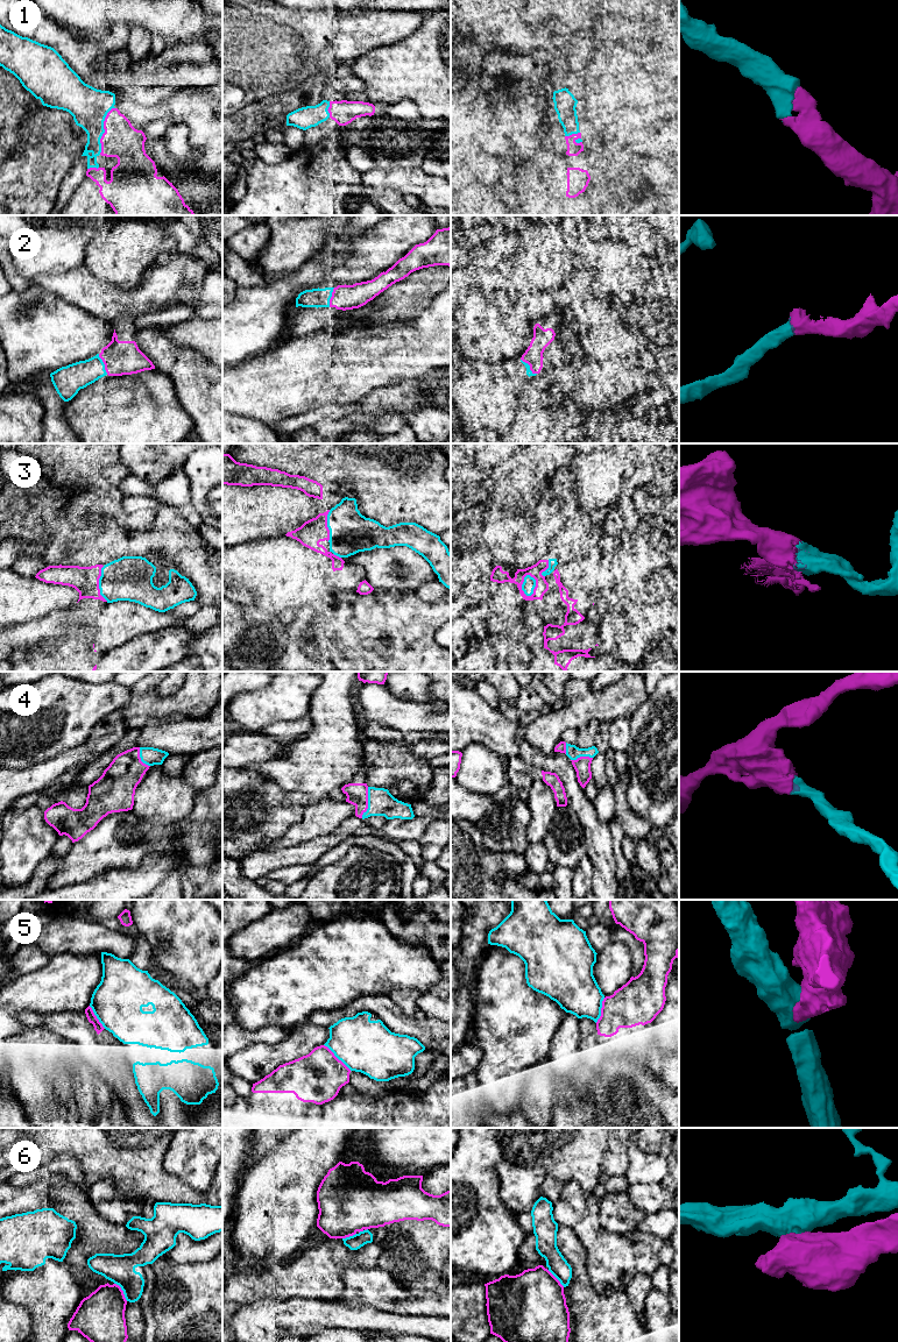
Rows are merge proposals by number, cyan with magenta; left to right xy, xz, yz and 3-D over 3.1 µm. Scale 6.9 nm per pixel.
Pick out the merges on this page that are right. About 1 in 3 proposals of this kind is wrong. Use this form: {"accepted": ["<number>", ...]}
{"accepted": ["1", "2", "3", "4"]}

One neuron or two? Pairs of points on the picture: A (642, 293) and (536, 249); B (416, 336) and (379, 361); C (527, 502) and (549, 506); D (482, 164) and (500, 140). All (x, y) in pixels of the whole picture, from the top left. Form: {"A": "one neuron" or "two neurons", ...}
{"A": "one neuron", "B": "one neuron", "C": "two neurons", "D": "two neurons"}

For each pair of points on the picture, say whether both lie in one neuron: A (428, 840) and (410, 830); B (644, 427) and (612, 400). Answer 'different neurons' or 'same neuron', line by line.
A: different neurons
B: different neurons

